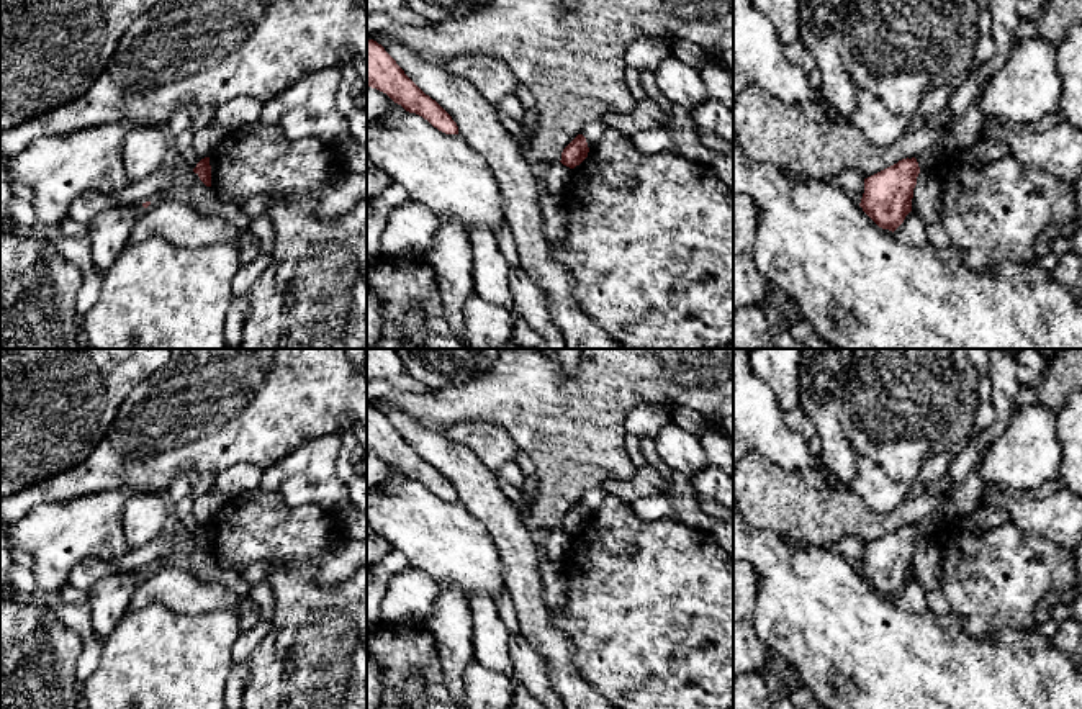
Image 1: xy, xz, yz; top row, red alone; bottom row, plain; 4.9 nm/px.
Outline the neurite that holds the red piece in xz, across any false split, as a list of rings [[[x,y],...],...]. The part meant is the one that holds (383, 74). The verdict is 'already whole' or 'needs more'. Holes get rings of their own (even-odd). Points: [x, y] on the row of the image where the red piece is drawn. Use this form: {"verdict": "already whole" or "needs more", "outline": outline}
{"verdict": "already whole", "outline": [[[367,38],[367,87],[386,93],[406,111],[427,120],[445,134],[458,134],[452,116],[429,95],[426,95],[385,51],[381,44]]]}

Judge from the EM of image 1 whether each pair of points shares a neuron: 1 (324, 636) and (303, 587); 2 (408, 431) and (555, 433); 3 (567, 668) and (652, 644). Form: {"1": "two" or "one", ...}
{"1": "one", "2": "two", "3": "two"}

